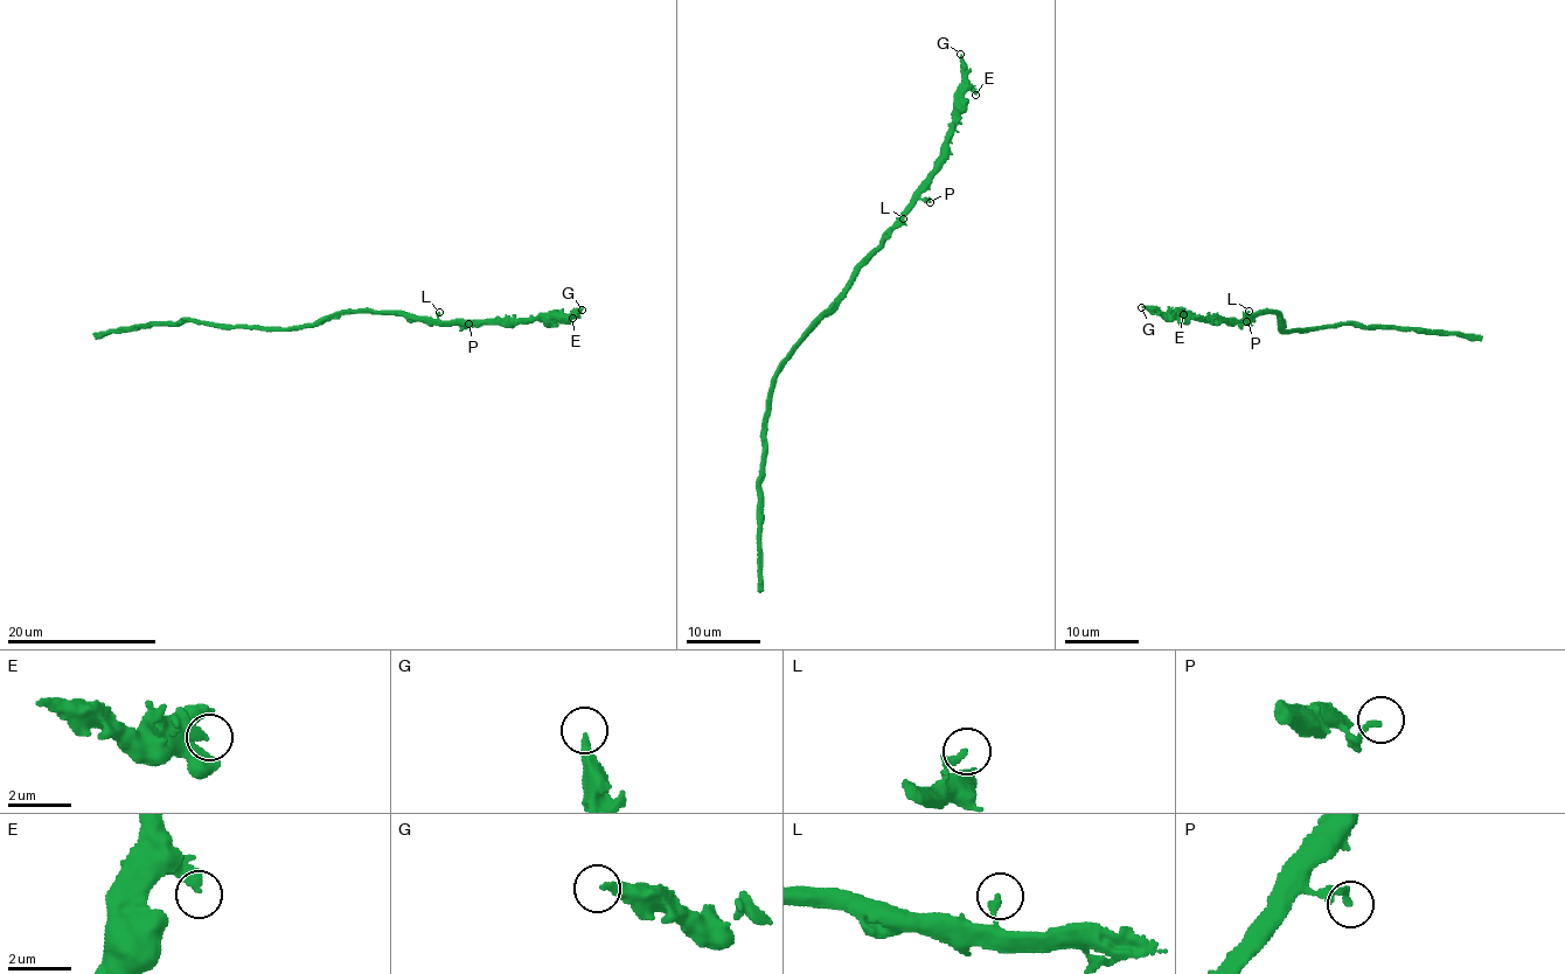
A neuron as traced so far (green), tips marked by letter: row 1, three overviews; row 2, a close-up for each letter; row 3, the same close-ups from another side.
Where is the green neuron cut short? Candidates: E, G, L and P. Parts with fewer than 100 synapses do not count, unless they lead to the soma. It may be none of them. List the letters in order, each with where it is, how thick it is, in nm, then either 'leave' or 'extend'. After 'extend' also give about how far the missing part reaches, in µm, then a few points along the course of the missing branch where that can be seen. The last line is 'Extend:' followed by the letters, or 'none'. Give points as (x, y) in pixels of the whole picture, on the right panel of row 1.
E: place (1183, 314); calibre 280 nm; leave
G: place (1141, 307); calibre 300 nm; leave
L: place (1249, 311); calibre 240 nm; leave
P: place (1246, 321); calibre 170 nm; leave
Extend: none

